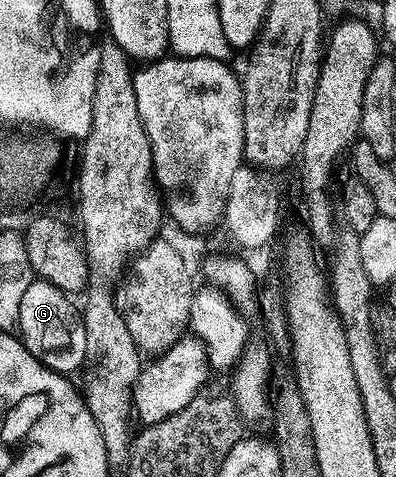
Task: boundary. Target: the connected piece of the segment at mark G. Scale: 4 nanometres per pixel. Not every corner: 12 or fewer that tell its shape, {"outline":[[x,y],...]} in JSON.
{"outline":[[35,279],[17,333],[47,368],[71,375],[87,346],[66,292]]}

